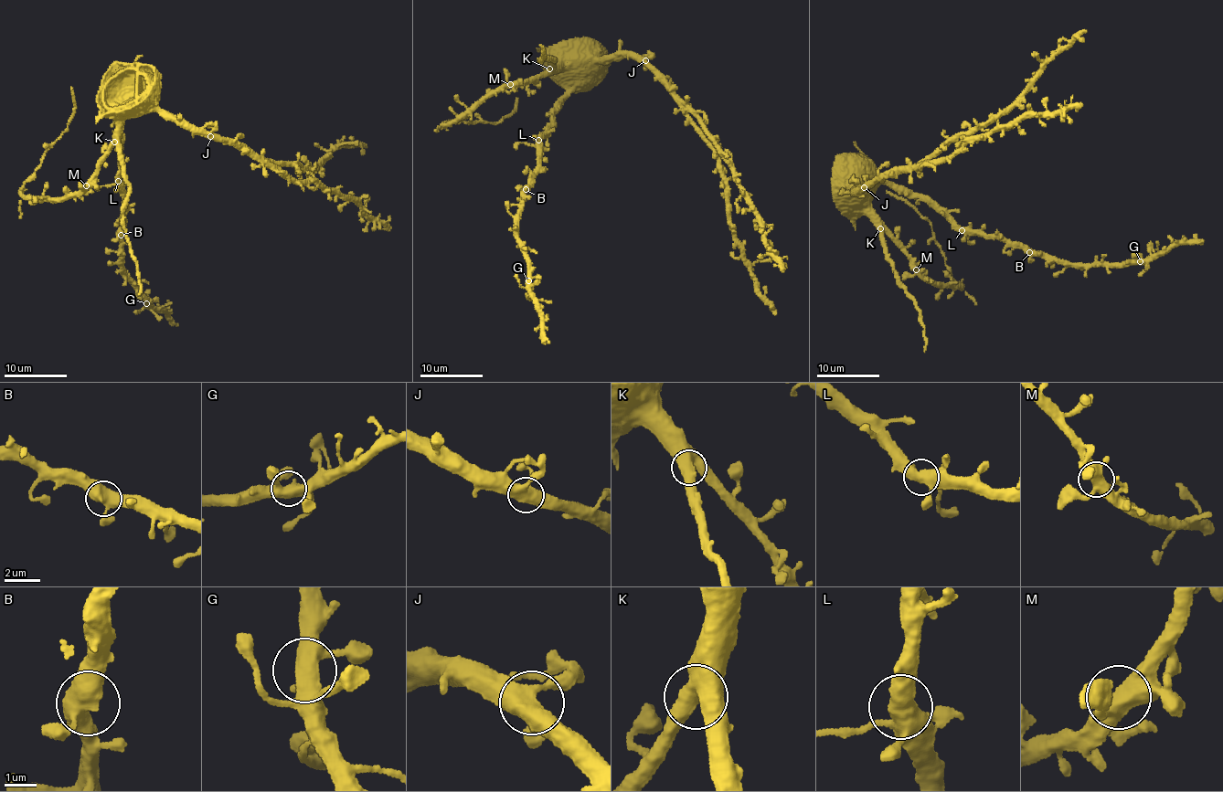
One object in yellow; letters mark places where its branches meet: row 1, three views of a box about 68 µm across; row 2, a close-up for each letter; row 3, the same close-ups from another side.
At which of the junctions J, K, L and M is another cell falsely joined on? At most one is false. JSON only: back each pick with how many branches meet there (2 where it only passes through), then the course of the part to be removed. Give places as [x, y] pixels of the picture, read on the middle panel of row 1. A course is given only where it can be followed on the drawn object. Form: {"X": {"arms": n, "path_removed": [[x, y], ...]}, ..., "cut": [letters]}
{"cut": []}

